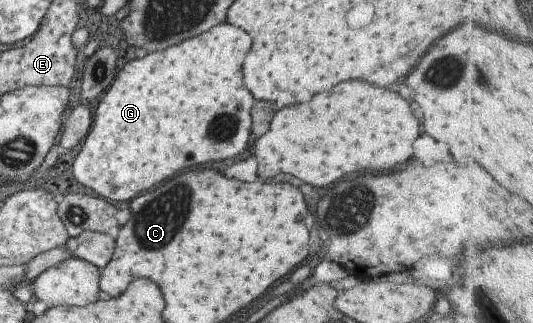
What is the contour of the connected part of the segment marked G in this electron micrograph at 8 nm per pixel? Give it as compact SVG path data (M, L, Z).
M222 22L196 38L184 39L178 46L126 62L94 108L90 130L81 140L80 151L71 164L73 177L92 194L122 202L148 191L182 168L238 156L250 136L252 96L242 86L240 76L240 64L248 48L250 38L242 30Z

